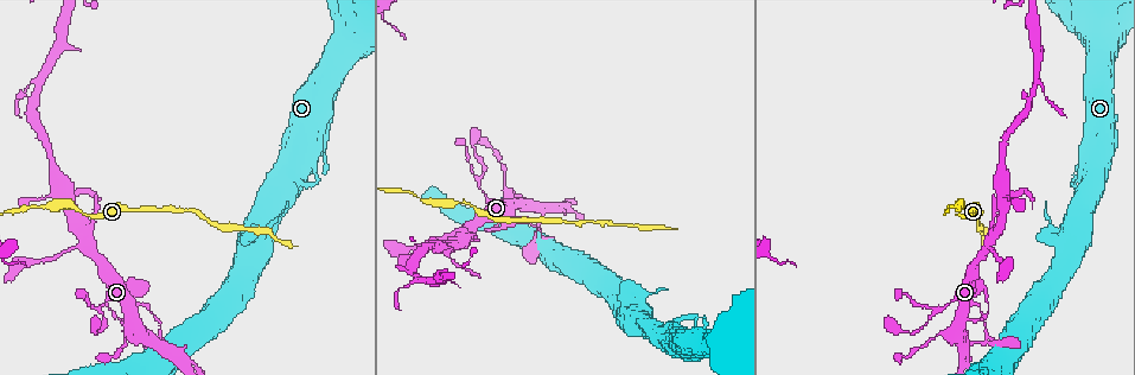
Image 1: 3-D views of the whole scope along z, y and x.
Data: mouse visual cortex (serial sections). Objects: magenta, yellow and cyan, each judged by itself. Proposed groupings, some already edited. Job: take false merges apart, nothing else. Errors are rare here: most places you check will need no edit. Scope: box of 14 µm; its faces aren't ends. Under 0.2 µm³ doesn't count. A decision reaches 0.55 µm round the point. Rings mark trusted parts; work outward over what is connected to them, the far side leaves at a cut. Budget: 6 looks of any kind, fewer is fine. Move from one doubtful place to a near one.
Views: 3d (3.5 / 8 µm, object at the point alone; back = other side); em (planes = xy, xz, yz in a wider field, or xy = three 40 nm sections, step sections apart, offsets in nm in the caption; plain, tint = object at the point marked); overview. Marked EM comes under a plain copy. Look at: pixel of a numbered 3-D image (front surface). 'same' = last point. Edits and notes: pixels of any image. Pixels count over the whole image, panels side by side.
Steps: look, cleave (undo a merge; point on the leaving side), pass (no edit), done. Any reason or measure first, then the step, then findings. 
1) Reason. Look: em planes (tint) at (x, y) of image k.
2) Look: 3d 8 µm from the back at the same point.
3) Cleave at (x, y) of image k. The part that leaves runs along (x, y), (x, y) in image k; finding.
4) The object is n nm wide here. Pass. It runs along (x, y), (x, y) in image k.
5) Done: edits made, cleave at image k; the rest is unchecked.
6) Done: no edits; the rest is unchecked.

Thick turns thin. Look: 3d 3.5 µm at (83, 244) of image 1.

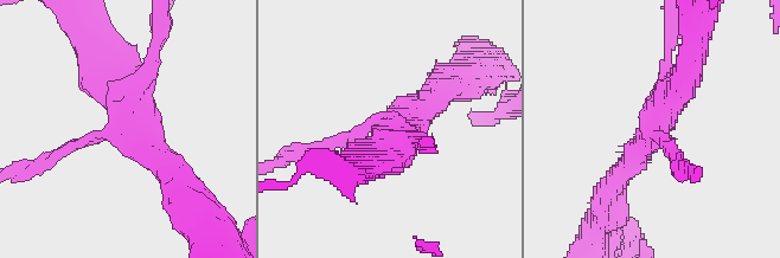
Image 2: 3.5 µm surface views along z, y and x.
3 arms meet here; the arms are 200, 350, 400 nm wide; shape alone is not enough. Look: em xy step 3 (tint) at (395, 126) of image 2.

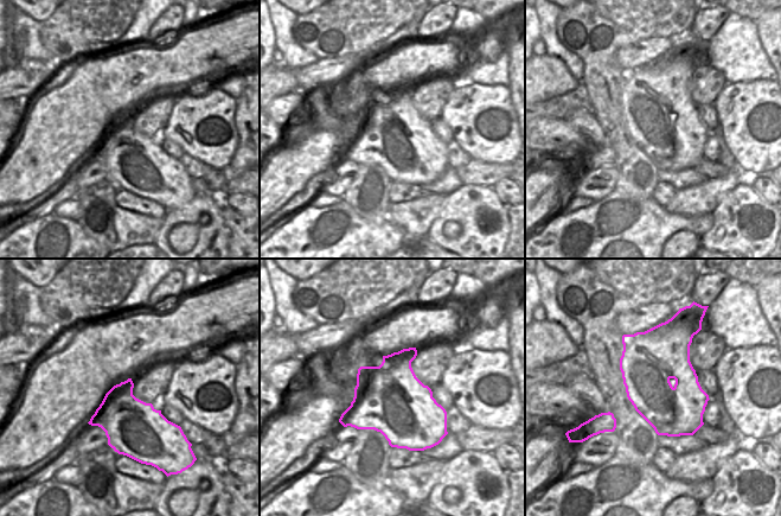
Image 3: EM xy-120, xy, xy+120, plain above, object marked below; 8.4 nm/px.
Pass. It runs along (177, 180), (129, 129), (101, 66) in image 2; continuous, no second cell.

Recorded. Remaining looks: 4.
A narrow waist. Look: em xy step 5 (tint) at (101, 308) of image 1.

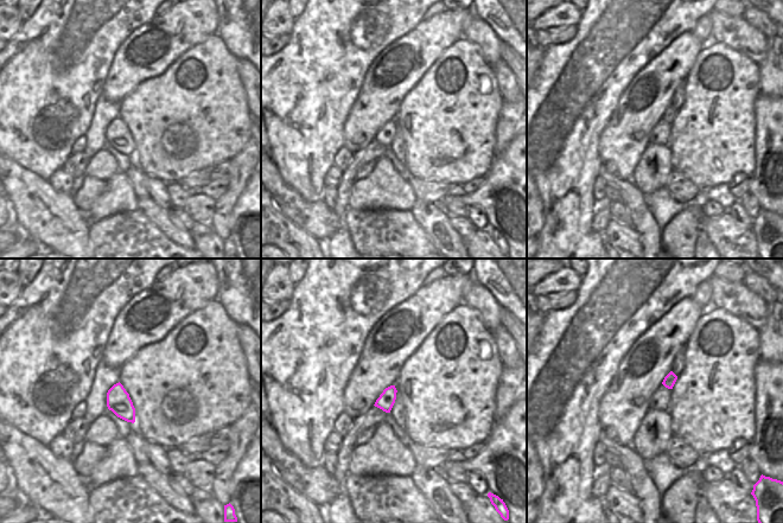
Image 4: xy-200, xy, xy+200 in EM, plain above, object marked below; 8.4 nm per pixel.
Look: 3d 3.5 µm at the same point.

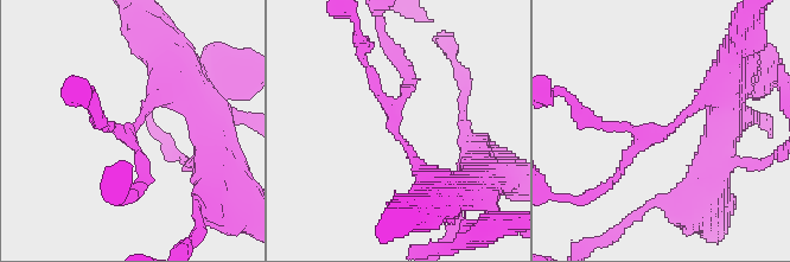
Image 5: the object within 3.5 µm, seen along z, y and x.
Pass. It runs along (722, 85), (647, 136), (613, 177) in image 5; one cell here.

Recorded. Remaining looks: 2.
Look: 3d 3.5 µm at (300, 150) of image 1.

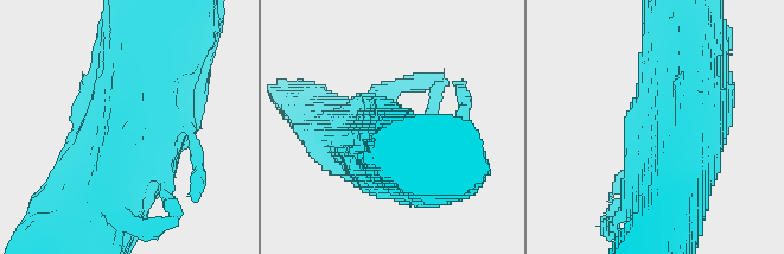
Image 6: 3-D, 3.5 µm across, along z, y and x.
Pass. One cell here.

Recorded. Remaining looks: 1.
Done: no edits; the rest is unchecked.

